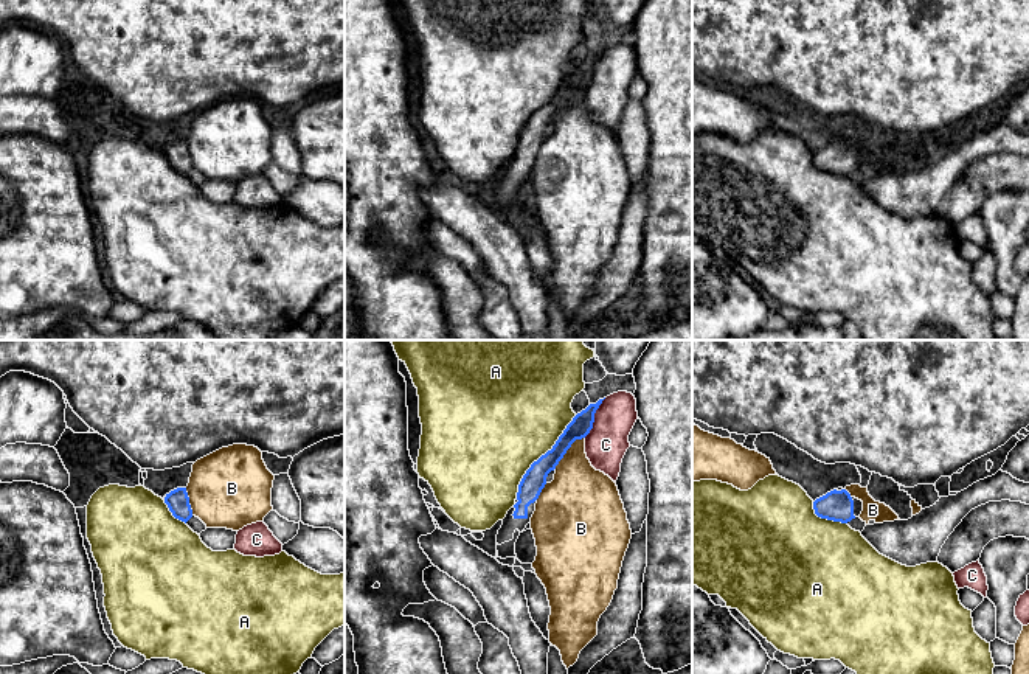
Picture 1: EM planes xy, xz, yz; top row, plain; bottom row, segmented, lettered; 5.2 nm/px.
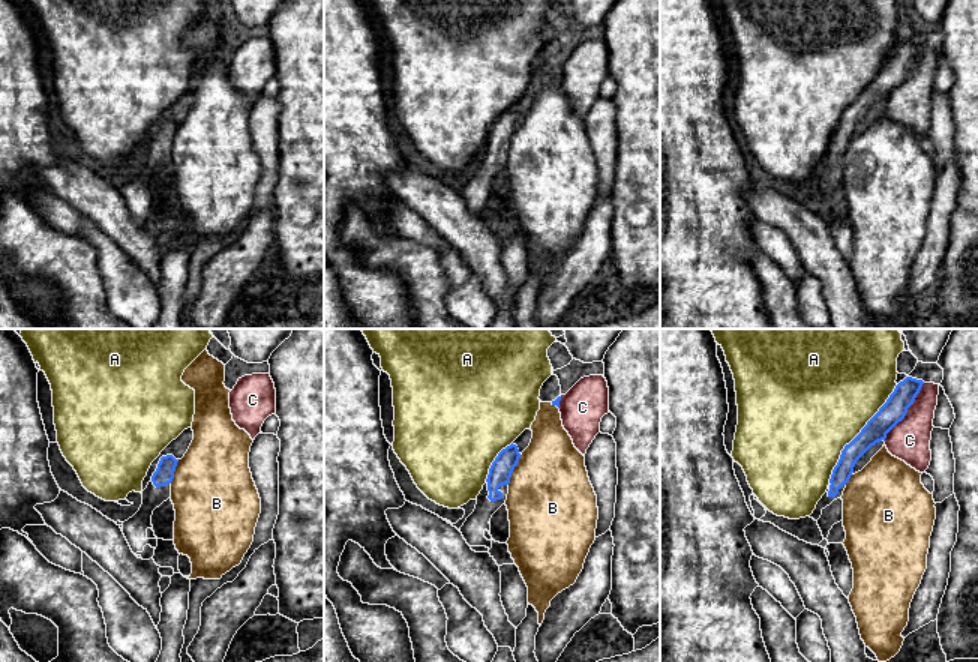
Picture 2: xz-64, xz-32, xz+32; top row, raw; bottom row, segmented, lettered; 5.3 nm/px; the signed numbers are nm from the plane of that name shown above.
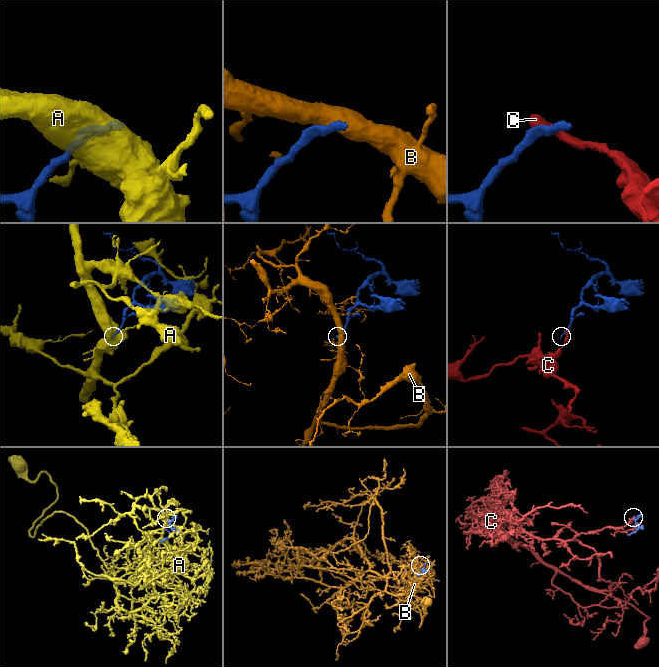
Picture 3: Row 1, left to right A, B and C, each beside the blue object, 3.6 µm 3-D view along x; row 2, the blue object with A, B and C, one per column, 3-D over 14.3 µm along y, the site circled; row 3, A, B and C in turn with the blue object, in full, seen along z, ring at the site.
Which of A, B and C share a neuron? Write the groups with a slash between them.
A / B / C

